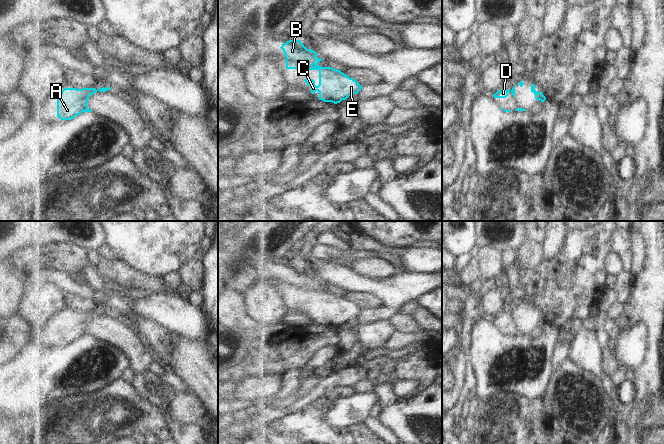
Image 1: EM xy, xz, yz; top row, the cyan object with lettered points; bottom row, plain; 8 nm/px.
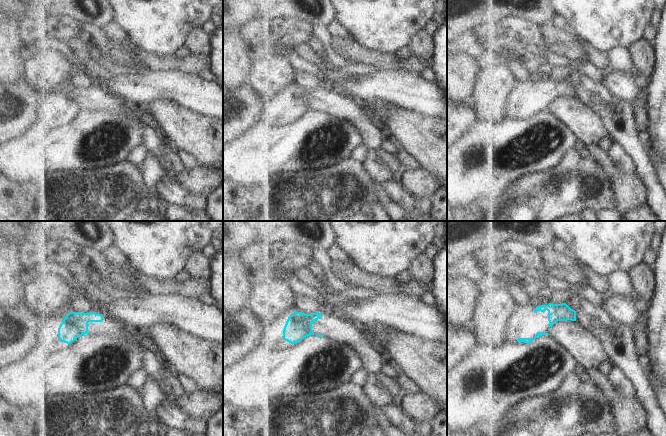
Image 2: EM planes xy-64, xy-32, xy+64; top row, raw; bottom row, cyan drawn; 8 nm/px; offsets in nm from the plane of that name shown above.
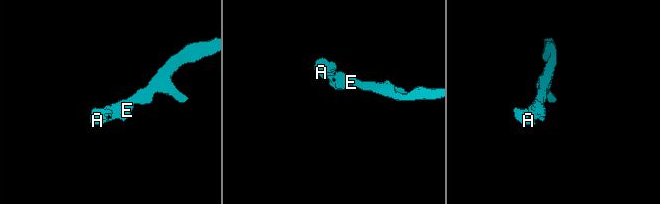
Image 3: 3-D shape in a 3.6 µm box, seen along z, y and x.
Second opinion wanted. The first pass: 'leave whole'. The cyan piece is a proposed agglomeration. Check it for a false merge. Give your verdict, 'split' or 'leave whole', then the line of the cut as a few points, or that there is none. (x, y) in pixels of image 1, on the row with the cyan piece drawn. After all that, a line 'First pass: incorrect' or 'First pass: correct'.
leave whole; cut none
First pass: correct

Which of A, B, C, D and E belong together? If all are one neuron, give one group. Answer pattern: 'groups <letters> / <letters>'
groups A B C D E

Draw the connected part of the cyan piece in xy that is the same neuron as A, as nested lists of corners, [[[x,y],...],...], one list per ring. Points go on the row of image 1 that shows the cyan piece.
[[[64,88],[57,99],[57,117],[61,120],[72,120],[82,112],[92,112],[87,106],[88,99],[97,91],[104,92],[111,88]]]

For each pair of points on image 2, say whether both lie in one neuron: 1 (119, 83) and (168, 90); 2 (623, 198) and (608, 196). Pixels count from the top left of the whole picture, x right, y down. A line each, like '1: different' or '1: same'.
1: same
2: different

